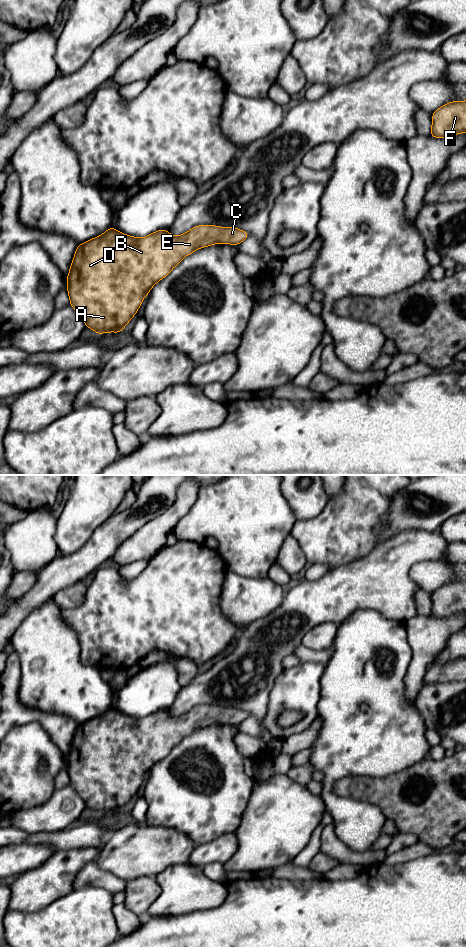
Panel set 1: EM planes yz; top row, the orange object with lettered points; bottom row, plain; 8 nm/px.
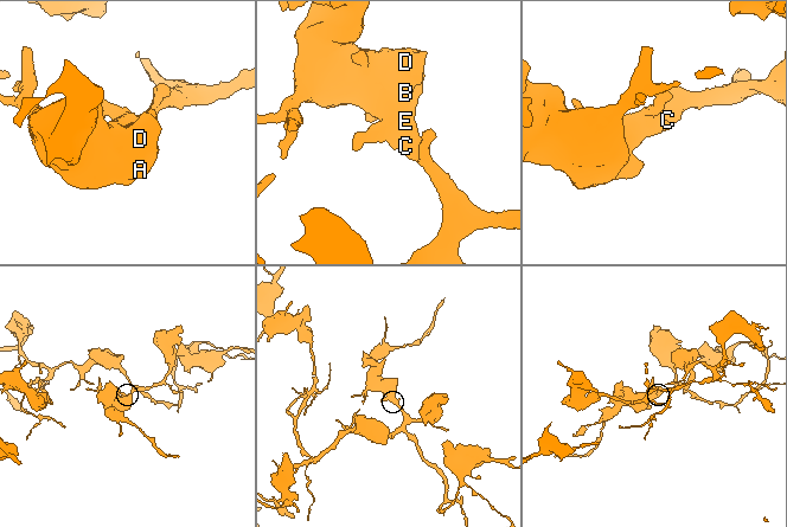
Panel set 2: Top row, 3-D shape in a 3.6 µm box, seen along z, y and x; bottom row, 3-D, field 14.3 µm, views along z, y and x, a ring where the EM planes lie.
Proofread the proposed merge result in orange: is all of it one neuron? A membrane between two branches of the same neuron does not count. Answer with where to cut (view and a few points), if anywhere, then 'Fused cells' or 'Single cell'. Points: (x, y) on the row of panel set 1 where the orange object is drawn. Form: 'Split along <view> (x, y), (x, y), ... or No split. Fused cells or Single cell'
No split. Single cell

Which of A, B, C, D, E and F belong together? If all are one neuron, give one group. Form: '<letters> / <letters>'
A B C D E F

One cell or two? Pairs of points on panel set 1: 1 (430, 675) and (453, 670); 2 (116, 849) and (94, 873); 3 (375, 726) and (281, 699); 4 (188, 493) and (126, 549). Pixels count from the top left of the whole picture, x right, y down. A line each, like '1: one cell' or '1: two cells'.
1: one cell
2: two cells
3: two cells
4: one cell

